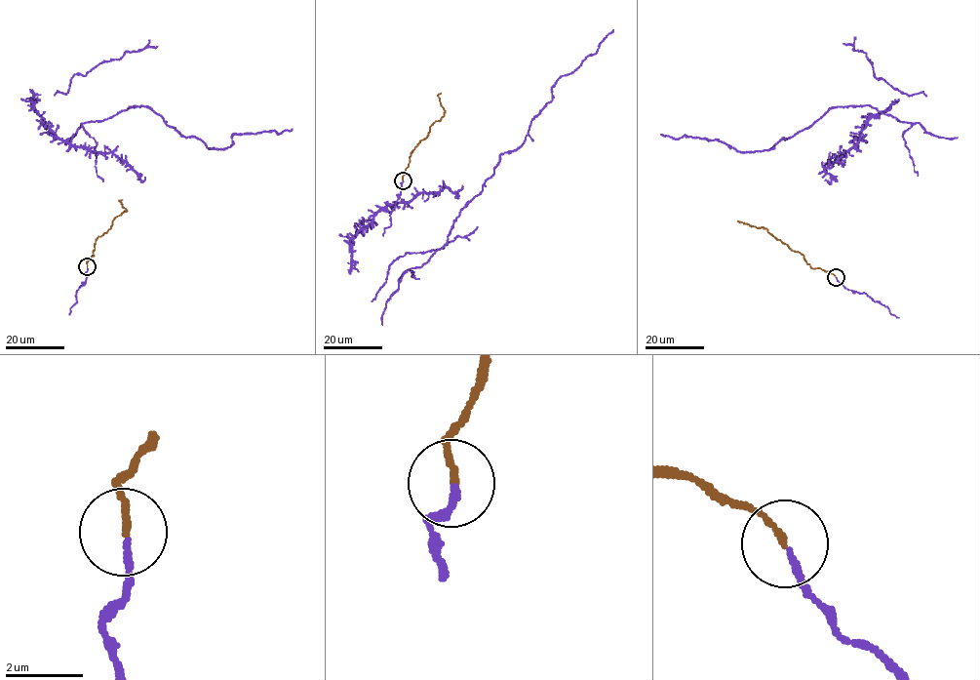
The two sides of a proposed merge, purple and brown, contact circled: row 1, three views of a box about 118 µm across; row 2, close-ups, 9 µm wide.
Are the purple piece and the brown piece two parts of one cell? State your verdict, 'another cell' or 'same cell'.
same cell

